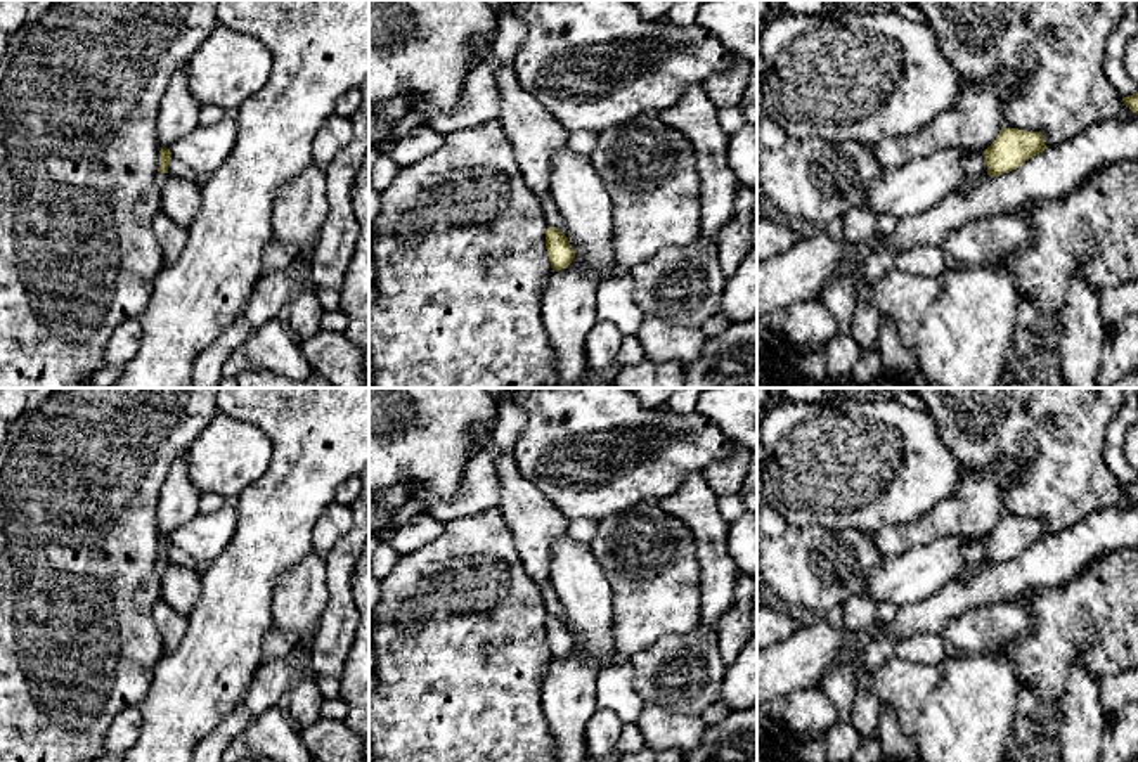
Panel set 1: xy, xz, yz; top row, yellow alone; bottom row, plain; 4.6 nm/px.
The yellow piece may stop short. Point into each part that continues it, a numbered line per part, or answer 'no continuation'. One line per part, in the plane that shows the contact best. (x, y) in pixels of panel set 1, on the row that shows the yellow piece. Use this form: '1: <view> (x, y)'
no continuation

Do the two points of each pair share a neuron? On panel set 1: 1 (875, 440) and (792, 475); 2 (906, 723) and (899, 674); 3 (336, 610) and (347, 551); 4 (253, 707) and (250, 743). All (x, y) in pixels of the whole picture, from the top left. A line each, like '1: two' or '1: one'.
1: one
2: one
3: one
4: two

